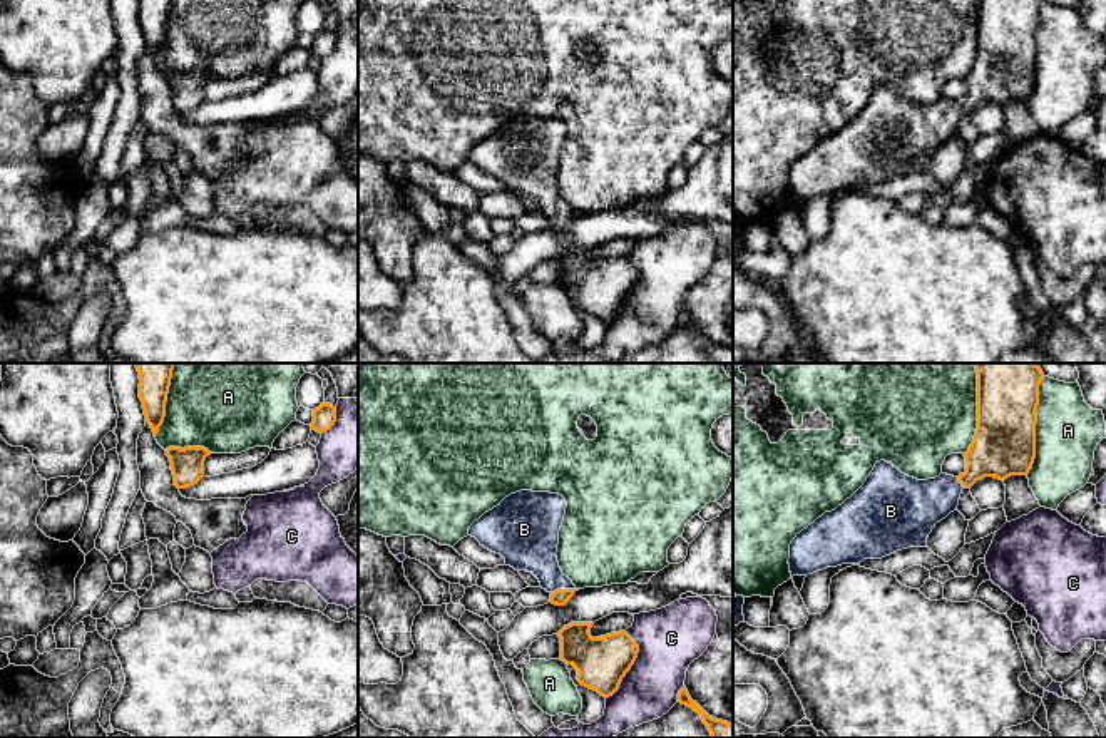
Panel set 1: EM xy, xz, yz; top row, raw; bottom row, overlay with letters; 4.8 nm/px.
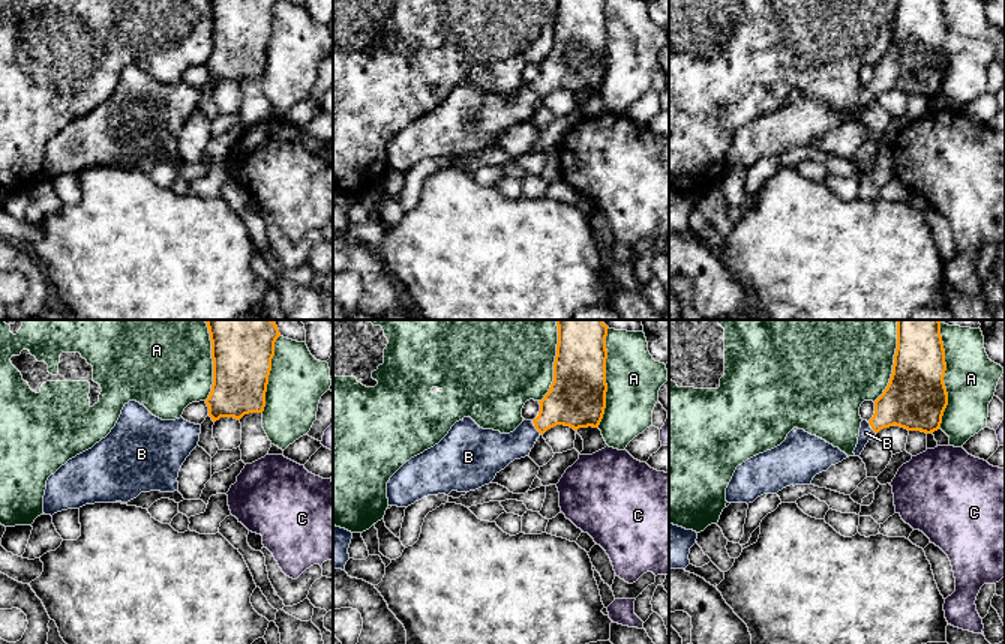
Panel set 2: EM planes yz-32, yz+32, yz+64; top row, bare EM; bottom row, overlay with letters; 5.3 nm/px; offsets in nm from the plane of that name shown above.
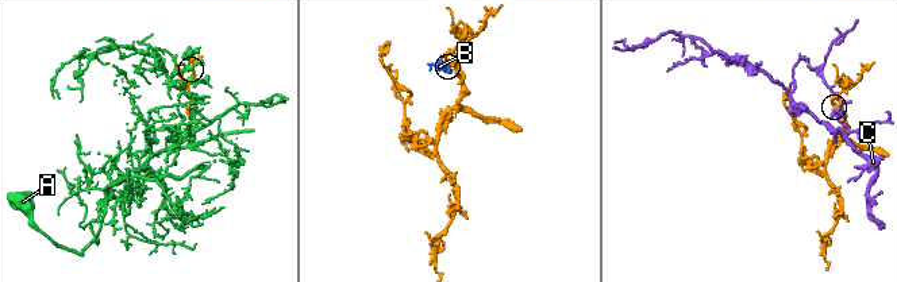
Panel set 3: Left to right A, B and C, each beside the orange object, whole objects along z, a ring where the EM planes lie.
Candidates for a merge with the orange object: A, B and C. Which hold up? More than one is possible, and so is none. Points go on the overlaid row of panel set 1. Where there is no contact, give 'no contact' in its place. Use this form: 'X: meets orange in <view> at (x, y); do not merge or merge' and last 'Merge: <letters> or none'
A: meets orange in yz at (1034, 425); do not merge
B: meets orange in xz at (563, 589); merge
C: meets orange in xz at (631, 665); do not merge
Merge: B

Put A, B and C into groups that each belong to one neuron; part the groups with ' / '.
A / B / C

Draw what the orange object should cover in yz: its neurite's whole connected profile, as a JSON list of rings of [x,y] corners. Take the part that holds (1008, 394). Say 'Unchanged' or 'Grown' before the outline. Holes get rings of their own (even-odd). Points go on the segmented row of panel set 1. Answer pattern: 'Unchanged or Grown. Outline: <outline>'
Grown. Outline: [[[974,363],[977,372],[977,428],[965,457],[965,472],[959,477],[940,474],[917,480],[892,464],[880,460],[863,485],[842,505],[825,512],[803,529],[790,544],[790,572],[808,576],[827,567],[882,559],[909,547],[925,547],[937,522],[957,510],[962,489],[984,477],[1006,480],[1027,475],[1036,459],[1036,423],[1039,385],[1044,378],[1036,363]]]

